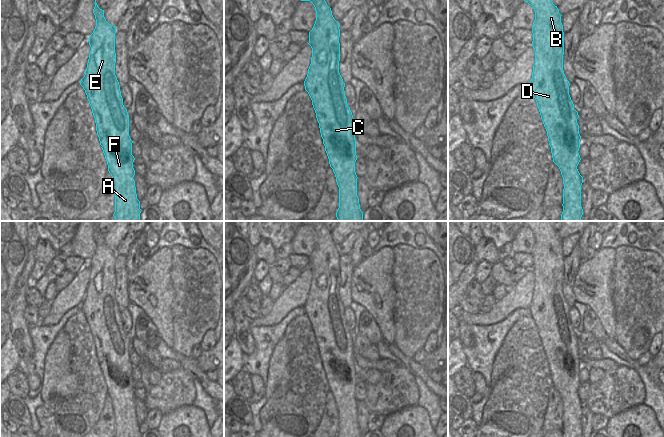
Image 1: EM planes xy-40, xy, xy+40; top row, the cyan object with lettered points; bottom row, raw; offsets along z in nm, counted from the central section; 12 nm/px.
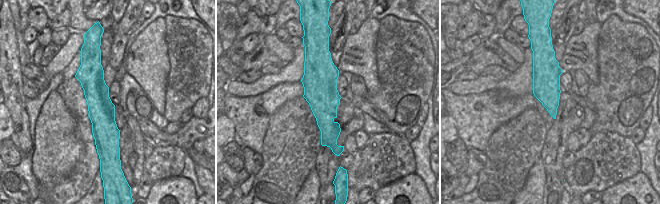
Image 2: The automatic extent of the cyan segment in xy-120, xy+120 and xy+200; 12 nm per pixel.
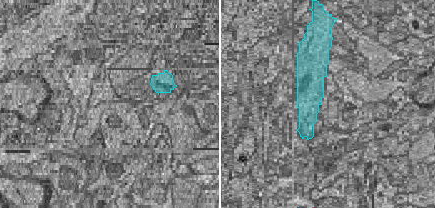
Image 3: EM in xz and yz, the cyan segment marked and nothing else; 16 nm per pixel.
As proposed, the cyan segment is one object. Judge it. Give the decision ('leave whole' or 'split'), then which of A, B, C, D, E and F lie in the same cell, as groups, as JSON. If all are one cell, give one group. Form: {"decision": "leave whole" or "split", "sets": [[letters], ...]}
{"decision": "leave whole", "sets": [["A", "B", "C", "D", "E", "F"]]}

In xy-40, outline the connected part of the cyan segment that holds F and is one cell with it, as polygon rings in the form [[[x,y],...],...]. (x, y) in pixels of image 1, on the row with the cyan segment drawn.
[[[95,0],[93,13],[96,26],[89,37],[91,51],[85,75],[80,85],[85,90],[87,99],[92,109],[96,123],[96,131],[100,145],[108,165],[108,171],[112,176],[113,189],[115,191],[115,221],[140,221],[140,201],[137,199],[135,181],[133,179],[135,170],[132,155],[132,143],[129,136],[129,115],[123,105],[120,85],[115,75],[115,26],[109,24],[104,17],[104,10],[100,9]]]

